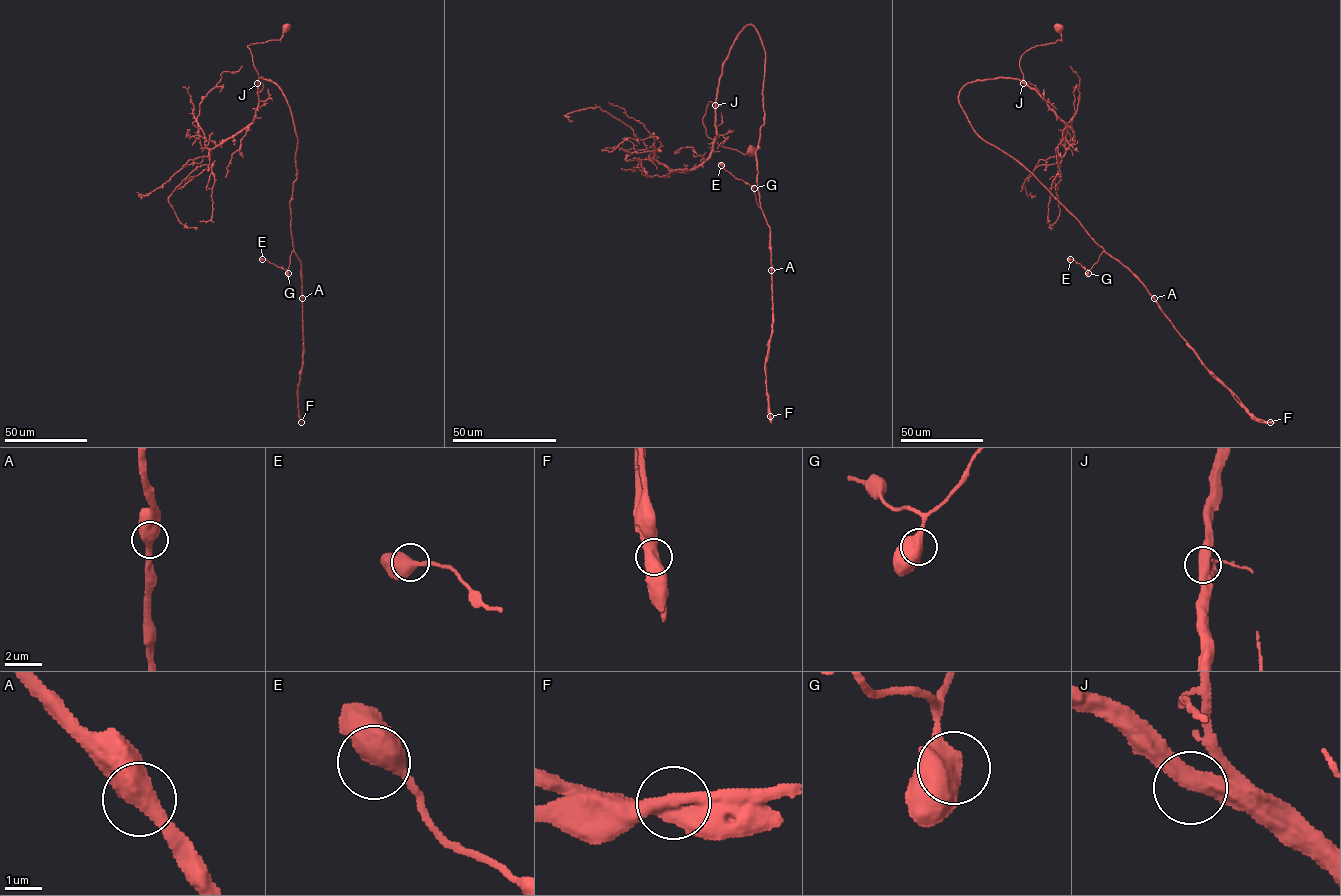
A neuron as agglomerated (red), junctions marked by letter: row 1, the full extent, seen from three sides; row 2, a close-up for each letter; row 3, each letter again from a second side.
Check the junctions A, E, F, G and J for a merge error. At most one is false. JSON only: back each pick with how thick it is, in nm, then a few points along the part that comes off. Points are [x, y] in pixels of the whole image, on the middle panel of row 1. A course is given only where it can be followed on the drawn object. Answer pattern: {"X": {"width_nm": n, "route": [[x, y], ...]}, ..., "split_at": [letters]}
{"F": {"width_nm": 550, "route": [[770, 416], [765, 362], [772, 333], [772, 311]]}, "split_at": ["F"]}

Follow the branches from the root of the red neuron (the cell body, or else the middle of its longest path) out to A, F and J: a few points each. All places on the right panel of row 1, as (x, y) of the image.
A: (1059, 27), (1060, 40), (1022, 56), (1023, 82), (968, 83), (959, 102), (973, 130), (1021, 163), (1154, 298)
F: (1059, 27), (1060, 40), (1022, 56), (1023, 82), (968, 83), (962, 110), (1138, 279), (1247, 410), (1269, 422)
J: (1059, 27), (1060, 40), (1032, 47), (1022, 56), (1023, 83)

